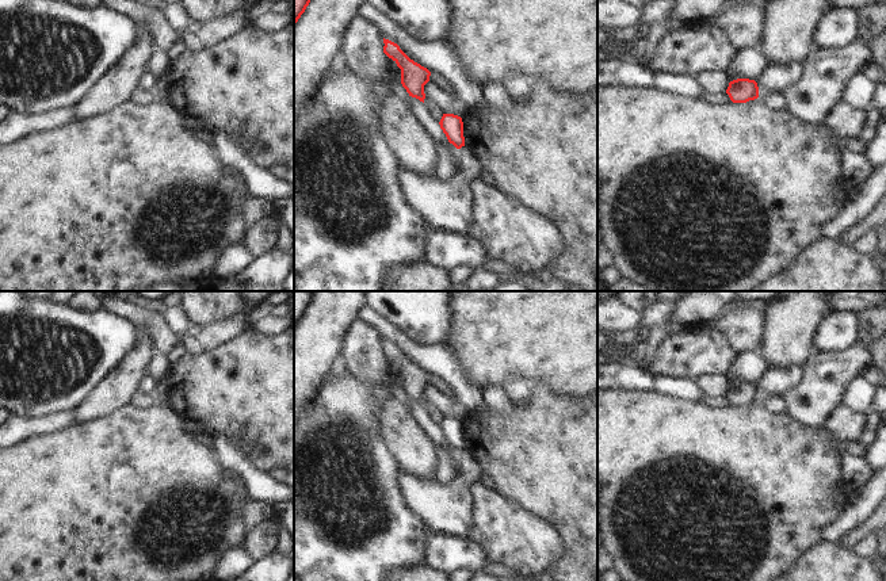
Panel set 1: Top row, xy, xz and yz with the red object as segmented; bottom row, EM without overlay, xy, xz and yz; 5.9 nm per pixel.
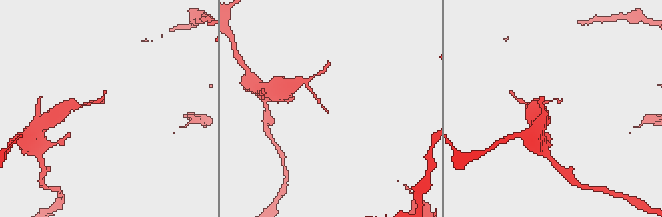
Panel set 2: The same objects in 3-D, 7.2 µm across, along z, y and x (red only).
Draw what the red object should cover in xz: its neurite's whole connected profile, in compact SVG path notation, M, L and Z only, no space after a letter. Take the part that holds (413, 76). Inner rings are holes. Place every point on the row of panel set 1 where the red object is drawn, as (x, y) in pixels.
M383 38L383 53L401 69L401 84L409 96L424 103L424 85L429 81L431 72L410 60L397 43Z

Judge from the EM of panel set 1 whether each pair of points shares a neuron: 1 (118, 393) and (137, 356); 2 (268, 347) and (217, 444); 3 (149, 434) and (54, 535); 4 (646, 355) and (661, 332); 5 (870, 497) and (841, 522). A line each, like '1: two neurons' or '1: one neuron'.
1: one neuron
2: two neurons
3: one neuron
4: one neuron
5: one neuron

